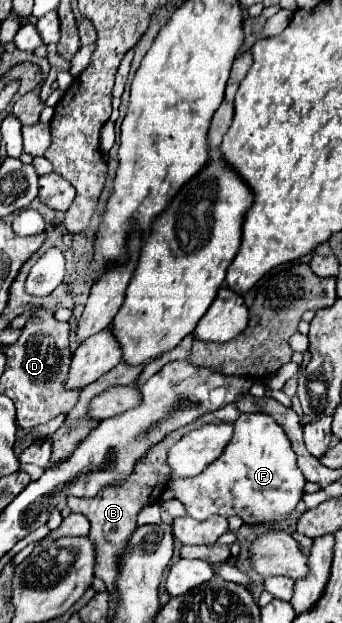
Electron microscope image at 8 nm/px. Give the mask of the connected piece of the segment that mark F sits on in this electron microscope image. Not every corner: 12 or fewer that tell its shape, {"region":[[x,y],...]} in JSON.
{"region":[[242,413],[216,463],[170,489],[198,521],[278,525],[306,479],[284,429]]}

